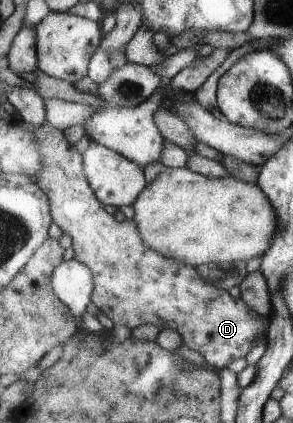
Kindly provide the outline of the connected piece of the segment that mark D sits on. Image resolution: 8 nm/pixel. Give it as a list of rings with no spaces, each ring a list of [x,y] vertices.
[[[48,121],[32,127],[36,128],[34,134],[42,148],[42,158],[45,159],[42,168],[44,172],[35,176],[34,181],[49,195],[54,223],[62,232],[74,238],[76,259],[90,266],[95,285],[91,301],[114,324],[123,324],[131,330],[146,324],[178,330],[183,335],[184,345],[200,353],[207,364],[220,369],[227,368],[234,360],[245,357],[260,338],[267,340],[268,321],[251,309],[242,297],[234,298],[228,290],[206,281],[198,274],[197,268],[189,263],[168,258],[158,250],[153,250],[142,238],[138,222],[134,222],[133,219],[118,222],[112,214],[106,212],[105,205],[98,199],[90,184],[83,155],[69,142],[62,130],[52,126]]]

